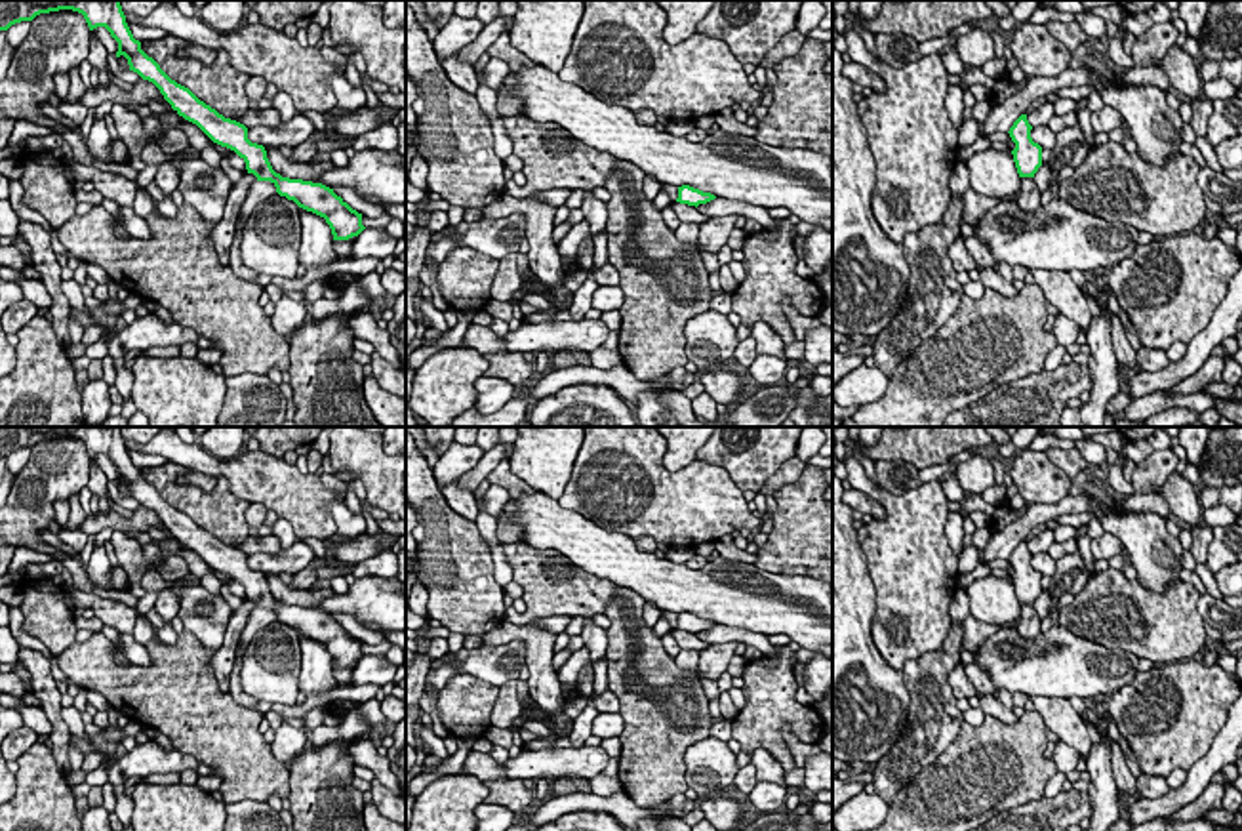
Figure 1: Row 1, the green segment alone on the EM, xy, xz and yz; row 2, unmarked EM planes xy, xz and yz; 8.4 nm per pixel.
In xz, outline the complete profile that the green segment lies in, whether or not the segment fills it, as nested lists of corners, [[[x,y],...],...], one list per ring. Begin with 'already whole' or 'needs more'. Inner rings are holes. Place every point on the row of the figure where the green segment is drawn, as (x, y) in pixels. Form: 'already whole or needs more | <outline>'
already whole | [[[682,185],[682,187],[678,187],[678,198],[676,198],[676,202],[697,208],[699,204],[707,204],[707,202],[711,202],[714,198],[716,196],[711,194],[711,193],[703,193],[699,189],[690,187],[690,185]]]

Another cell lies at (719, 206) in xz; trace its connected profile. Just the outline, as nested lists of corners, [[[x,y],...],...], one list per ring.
[[[716,196],[707,204],[699,204],[697,210],[709,217],[745,215],[747,219],[758,221],[764,229],[775,229],[775,221],[770,215],[768,208],[752,206],[741,200],[728,200]]]

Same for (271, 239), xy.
[[[272,194],[250,213],[240,244],[242,263],[259,274],[295,278],[299,267],[299,206]]]

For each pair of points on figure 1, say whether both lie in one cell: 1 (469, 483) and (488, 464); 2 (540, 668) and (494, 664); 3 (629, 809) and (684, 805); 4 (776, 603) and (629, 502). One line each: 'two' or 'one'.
1: one
2: two
3: two
4: two

